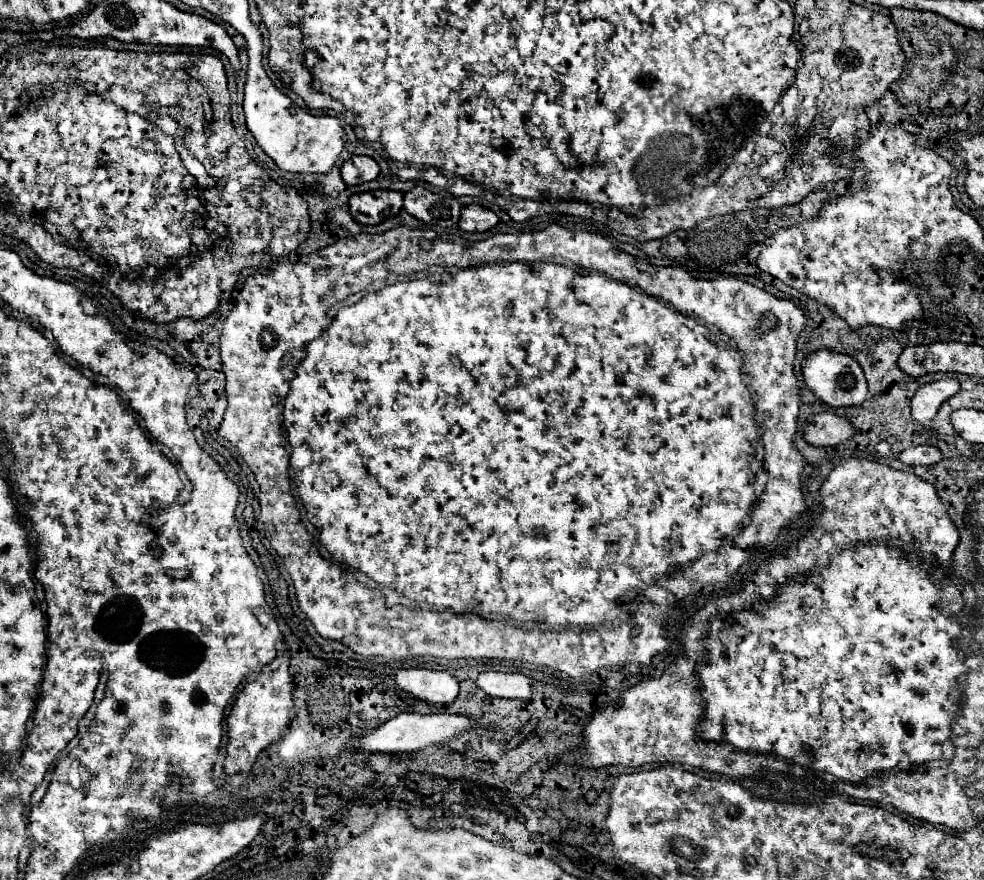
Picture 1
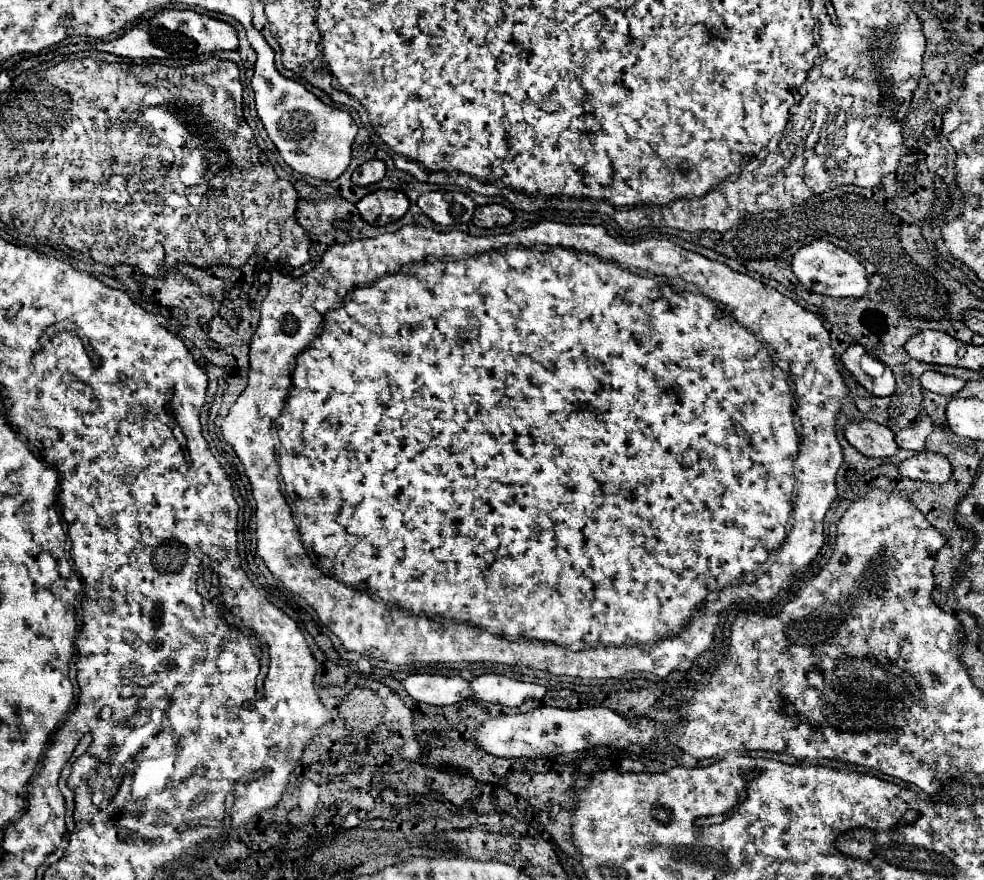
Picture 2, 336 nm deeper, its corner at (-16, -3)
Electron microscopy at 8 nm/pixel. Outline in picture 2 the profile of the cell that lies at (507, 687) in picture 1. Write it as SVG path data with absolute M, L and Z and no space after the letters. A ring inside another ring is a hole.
M482 674L470 682L472 694L482 702L492 702L500 706L520 706L526 700L542 700L546 686L526 684L498 674Z

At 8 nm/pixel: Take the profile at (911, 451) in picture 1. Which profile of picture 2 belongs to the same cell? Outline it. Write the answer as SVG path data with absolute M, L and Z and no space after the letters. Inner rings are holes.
M920 452L918 456L900 462L898 470L902 476L910 480L920 480L930 484L944 484L952 476L952 466L948 464L948 460L932 452Z

